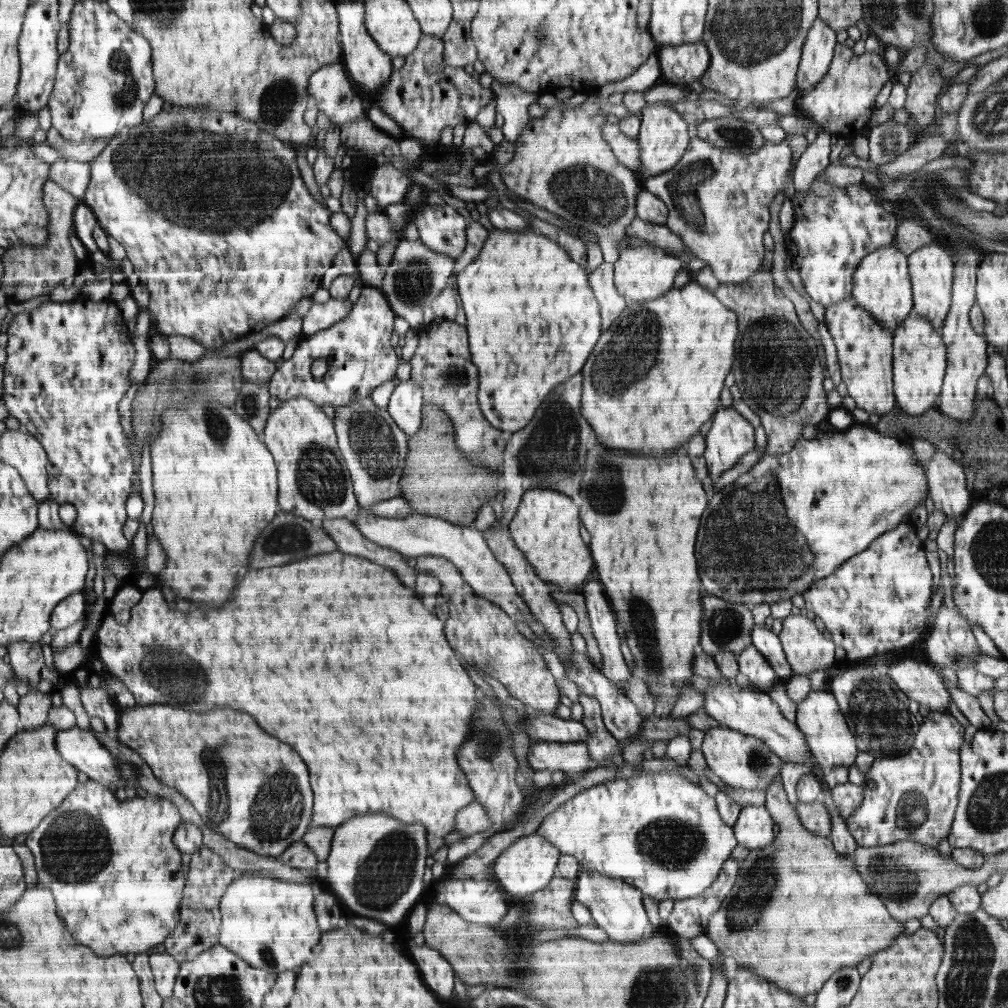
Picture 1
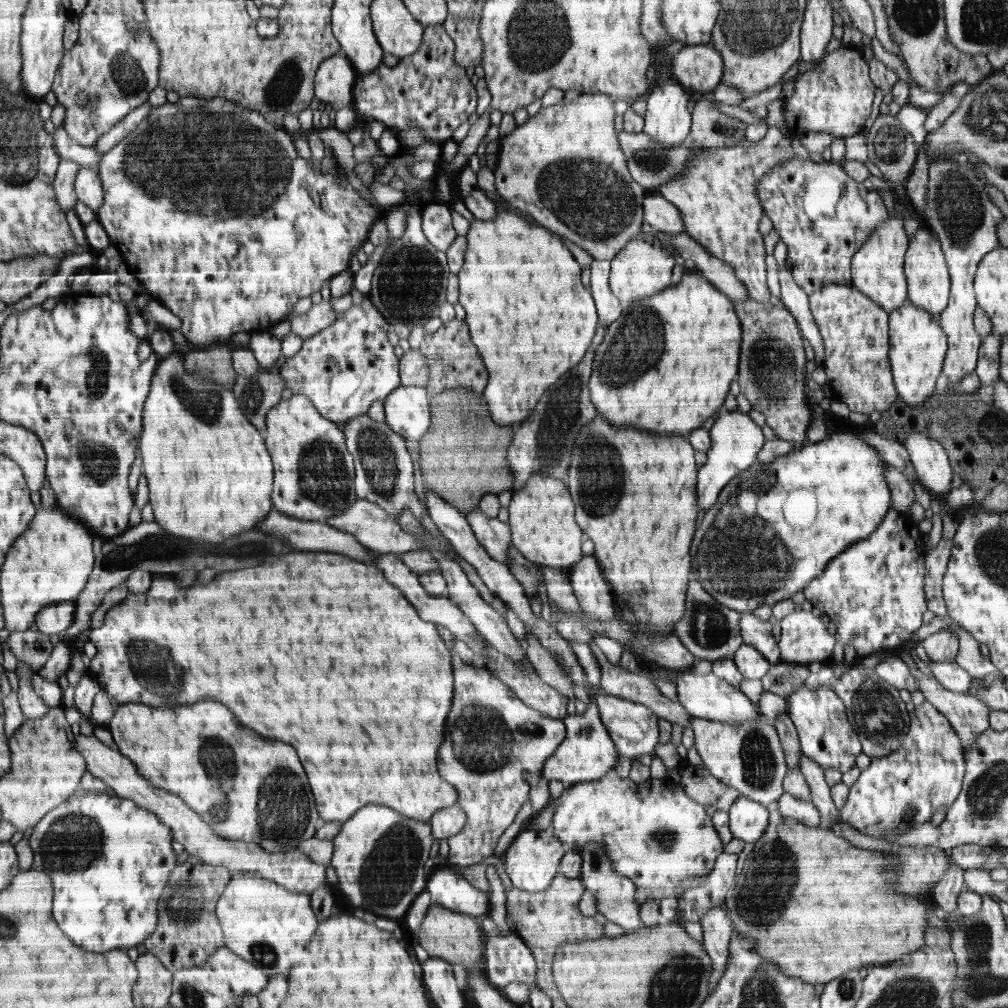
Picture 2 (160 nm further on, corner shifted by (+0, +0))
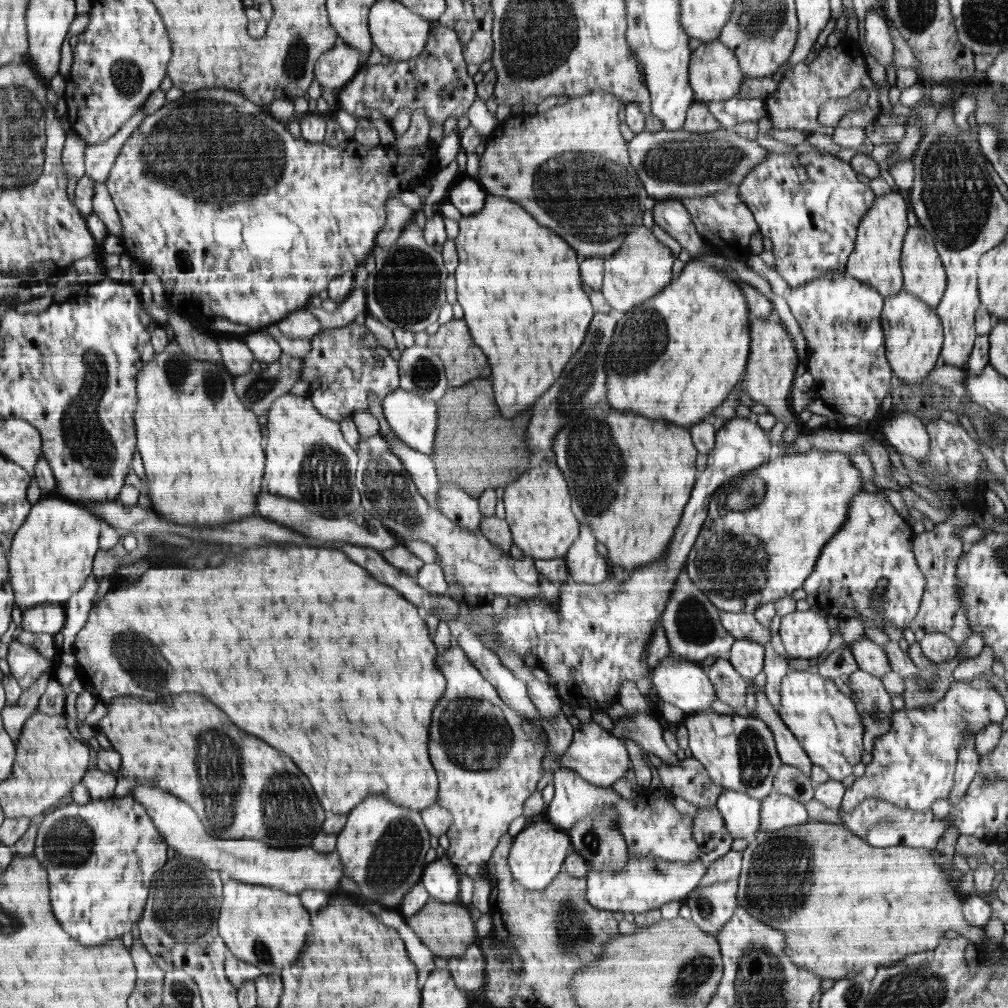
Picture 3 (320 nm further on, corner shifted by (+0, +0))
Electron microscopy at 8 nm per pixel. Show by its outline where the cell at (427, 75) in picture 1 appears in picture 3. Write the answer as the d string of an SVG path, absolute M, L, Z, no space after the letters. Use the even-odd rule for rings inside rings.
M437 21L432 26L432 40L428 40L424 52L406 61L390 61L385 65L362 65L351 81L335 95L339 109L357 117L370 117L370 111L378 108L388 122L398 109L408 107L411 114L422 109L431 124L443 126L446 118L460 118L469 111L477 97L477 84L468 75L463 58L463 48L457 35Z

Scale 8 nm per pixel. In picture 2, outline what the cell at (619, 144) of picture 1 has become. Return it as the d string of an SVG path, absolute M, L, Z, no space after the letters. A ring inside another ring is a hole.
M642 130L639 133L618 133L620 148L626 157L626 164L631 177L642 186L647 192L656 192L657 188L668 182L677 173L682 173L686 169L686 162L689 162L693 148L691 140L688 139L675 147L666 148L663 144L652 140L650 135L646 135Z

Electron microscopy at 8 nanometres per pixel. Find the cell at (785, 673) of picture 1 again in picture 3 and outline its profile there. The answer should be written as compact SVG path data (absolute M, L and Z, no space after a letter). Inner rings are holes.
M720 610L722 626L736 639L752 639L760 646L766 646L771 640L770 627L760 624L750 613L735 613Z

